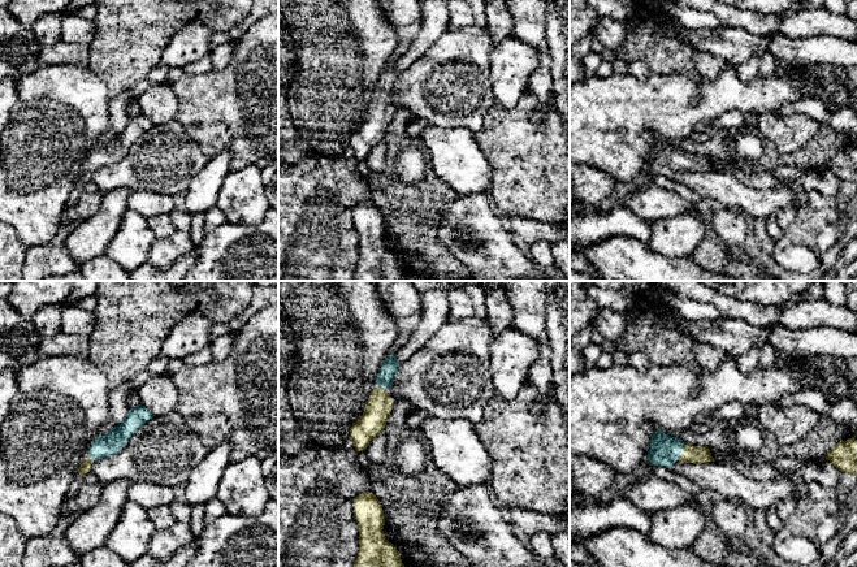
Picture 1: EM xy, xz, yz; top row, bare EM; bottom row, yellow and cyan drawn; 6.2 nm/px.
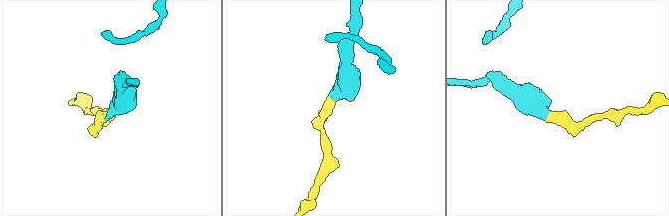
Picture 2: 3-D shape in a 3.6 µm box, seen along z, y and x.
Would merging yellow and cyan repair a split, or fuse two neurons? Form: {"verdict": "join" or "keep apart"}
{"verdict": "join"}

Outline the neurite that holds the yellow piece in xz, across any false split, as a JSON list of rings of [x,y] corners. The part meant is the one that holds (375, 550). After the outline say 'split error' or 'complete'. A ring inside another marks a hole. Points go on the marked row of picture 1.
[[[372,492],[354,498],[354,516],[359,527],[359,554],[354,567],[404,567],[399,551],[384,534],[382,505]]] | complete

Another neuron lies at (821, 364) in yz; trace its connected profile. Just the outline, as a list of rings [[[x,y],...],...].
[[[810,356],[800,359],[806,372],[817,372],[819,375],[844,375],[848,382],[857,391],[857,358],[840,359],[828,356]]]

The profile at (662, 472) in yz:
[[[653,464],[653,473],[659,479],[678,484],[680,488],[683,488],[694,497],[698,497],[700,493],[704,490],[692,481],[689,481],[688,479],[672,472],[670,468]]]

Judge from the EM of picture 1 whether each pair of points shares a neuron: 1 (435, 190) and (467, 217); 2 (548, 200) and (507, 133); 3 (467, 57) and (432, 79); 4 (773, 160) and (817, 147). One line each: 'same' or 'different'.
1: different
2: same
3: same
4: same

